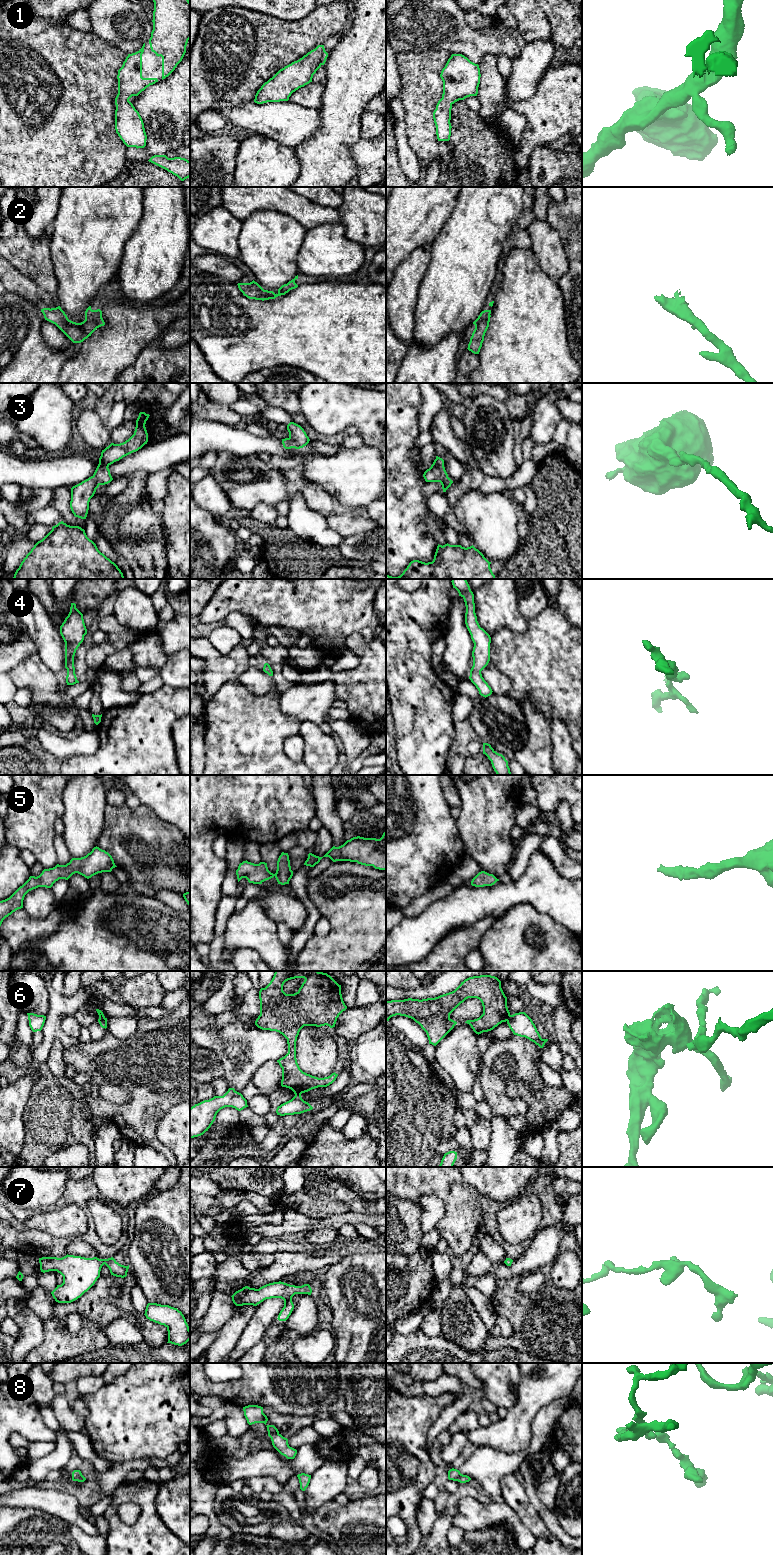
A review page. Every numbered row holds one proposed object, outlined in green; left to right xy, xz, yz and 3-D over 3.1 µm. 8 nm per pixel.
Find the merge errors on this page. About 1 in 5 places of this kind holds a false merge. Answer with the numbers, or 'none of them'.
6, 8

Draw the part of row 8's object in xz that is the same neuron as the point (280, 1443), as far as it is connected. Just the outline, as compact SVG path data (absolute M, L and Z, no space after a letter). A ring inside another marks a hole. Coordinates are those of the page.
M276 1434L270 1437L273 1447L287 1459L294 1459L297 1450L290 1447L288 1444L288 1439L283 1437L281 1434Z

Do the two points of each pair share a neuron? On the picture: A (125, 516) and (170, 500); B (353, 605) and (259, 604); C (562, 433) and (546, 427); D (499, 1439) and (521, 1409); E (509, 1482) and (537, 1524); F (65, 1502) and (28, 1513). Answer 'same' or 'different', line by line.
A: different
B: same
C: different
D: same
E: same
F: different

